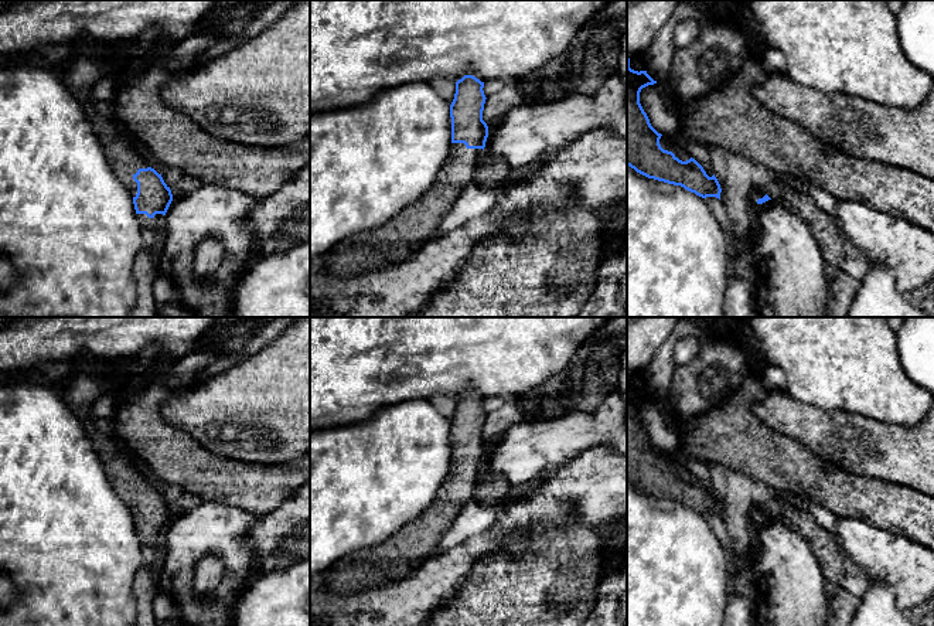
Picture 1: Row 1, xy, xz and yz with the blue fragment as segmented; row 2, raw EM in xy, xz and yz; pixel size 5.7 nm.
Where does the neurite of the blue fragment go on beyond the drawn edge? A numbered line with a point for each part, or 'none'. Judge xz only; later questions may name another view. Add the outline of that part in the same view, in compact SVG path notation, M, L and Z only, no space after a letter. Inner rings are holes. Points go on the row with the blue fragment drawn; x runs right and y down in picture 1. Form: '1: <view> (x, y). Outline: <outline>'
1: xz (418, 224). Outline: M450 143L450 153L426 193L393 220L335 245L321 272L338 278L374 272L434 239L443 220L474 180L483 154L483 149Z

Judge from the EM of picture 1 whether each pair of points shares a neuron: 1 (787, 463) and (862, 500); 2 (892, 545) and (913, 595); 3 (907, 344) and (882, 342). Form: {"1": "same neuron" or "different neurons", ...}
{"1": "same neuron", "2": "same neuron", "3": "different neurons"}

